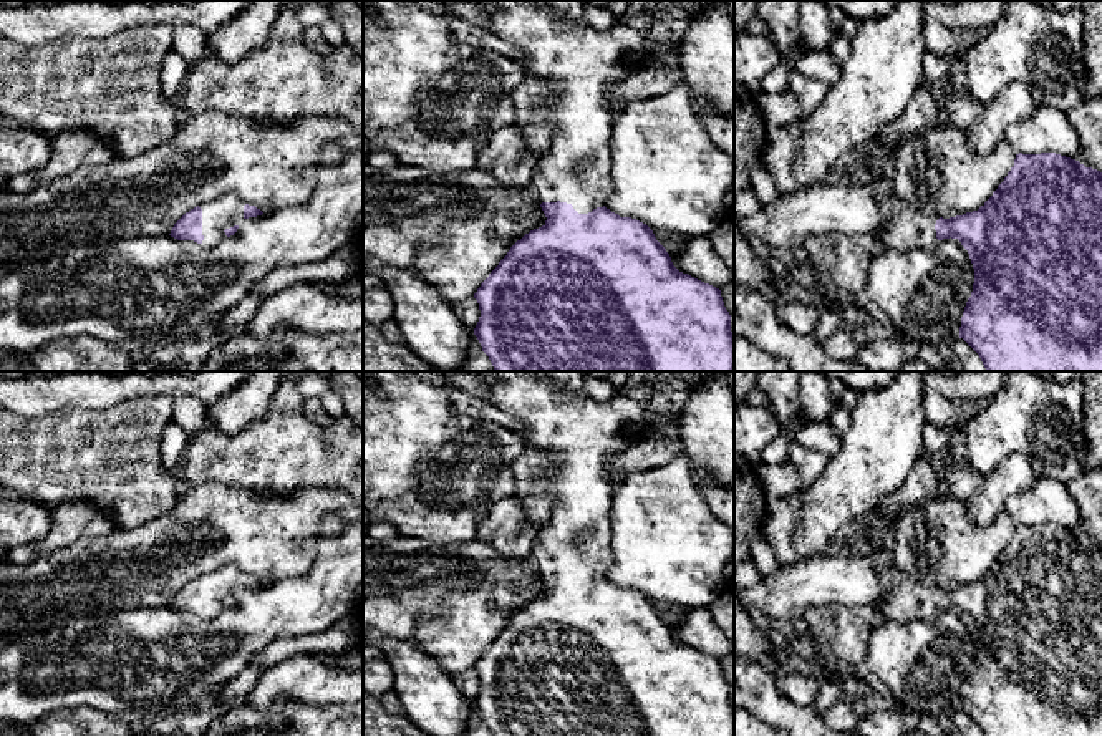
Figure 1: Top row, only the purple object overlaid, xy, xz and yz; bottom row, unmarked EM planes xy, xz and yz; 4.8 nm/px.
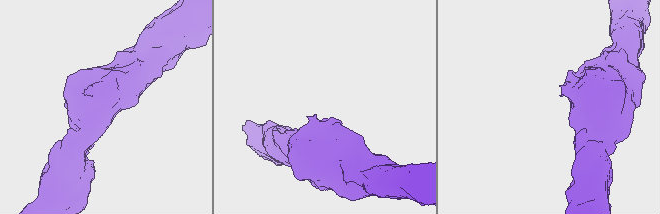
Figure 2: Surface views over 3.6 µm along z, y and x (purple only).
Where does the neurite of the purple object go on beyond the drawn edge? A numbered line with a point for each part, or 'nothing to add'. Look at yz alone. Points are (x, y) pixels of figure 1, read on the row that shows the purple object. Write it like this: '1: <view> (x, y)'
1: yz (822, 208)

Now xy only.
1: xy (224, 213)

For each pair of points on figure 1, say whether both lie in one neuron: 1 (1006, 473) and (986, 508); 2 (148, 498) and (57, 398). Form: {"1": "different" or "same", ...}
{"1": "same", "2": "different"}

